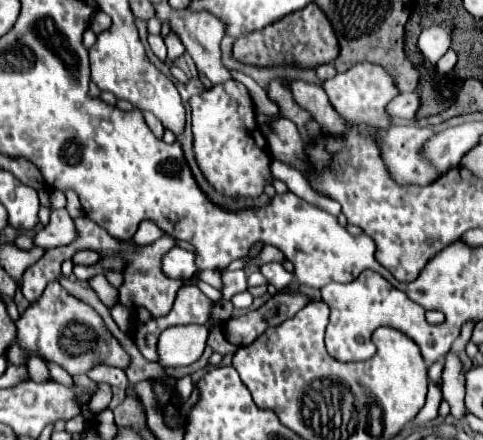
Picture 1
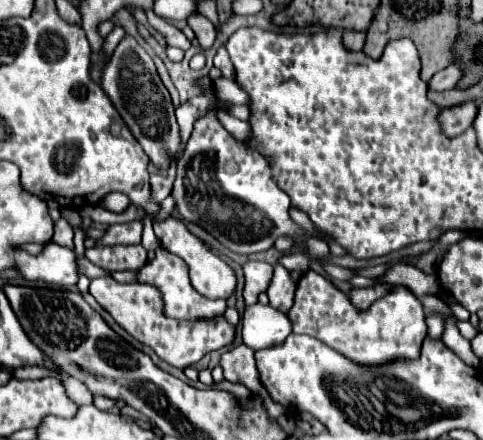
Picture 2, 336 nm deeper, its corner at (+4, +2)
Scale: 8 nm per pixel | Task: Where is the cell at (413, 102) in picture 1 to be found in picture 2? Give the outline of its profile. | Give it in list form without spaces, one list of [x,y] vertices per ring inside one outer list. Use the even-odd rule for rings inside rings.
[[[454,63],[446,69],[442,69],[440,73],[436,73],[430,83],[428,83],[428,89],[434,89],[434,91],[446,91],[446,89],[454,89],[456,83],[460,81],[462,77],[462,69]]]

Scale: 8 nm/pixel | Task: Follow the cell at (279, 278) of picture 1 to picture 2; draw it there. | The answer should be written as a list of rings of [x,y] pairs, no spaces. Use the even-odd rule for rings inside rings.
[[[248,261],[242,265],[244,269],[244,303],[246,307],[258,301],[258,295],[268,289],[272,279],[272,265],[264,261]]]

